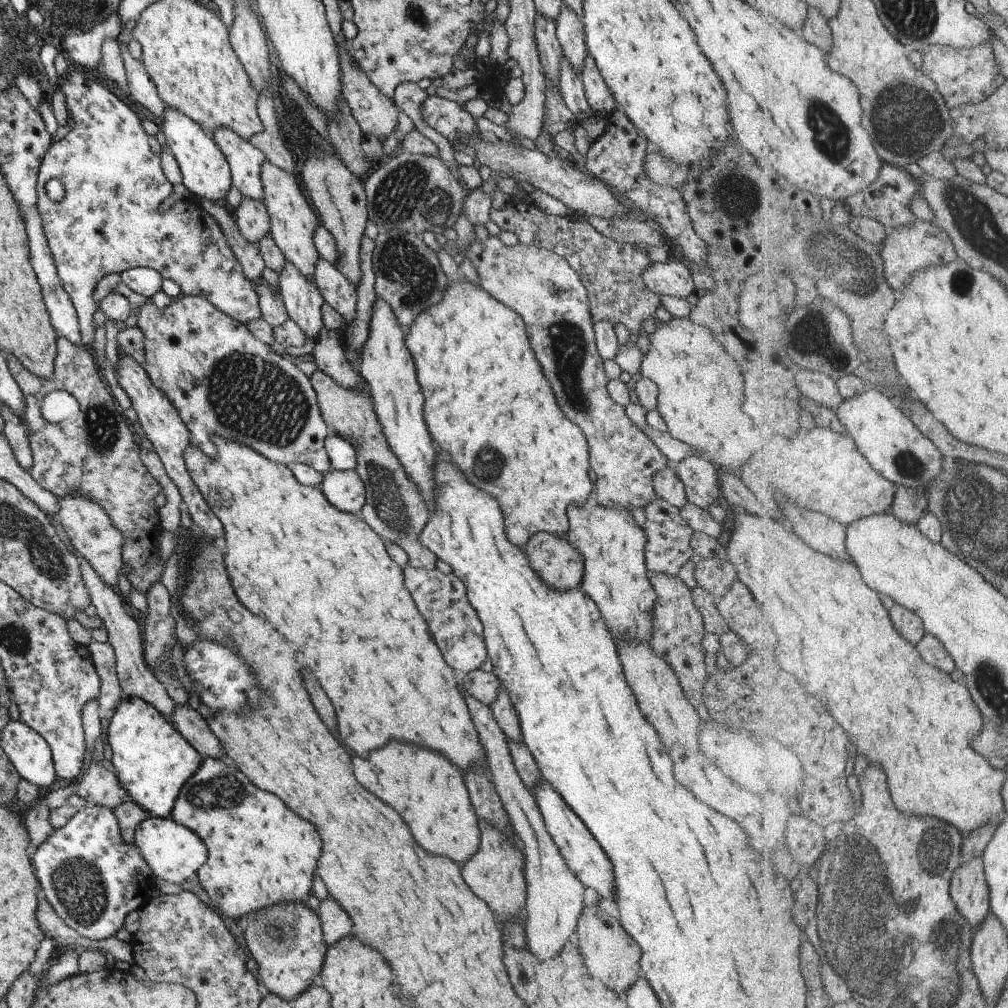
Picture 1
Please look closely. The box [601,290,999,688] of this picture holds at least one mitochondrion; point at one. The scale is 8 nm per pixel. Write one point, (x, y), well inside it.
(910, 467)

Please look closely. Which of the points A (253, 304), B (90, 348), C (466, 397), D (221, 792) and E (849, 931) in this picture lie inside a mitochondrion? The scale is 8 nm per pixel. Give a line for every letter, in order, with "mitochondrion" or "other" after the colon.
A: other
B: other
C: other
D: mitochondrion
E: mitochondrion

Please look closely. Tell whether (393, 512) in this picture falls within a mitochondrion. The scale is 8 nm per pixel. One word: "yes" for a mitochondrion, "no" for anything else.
yes

